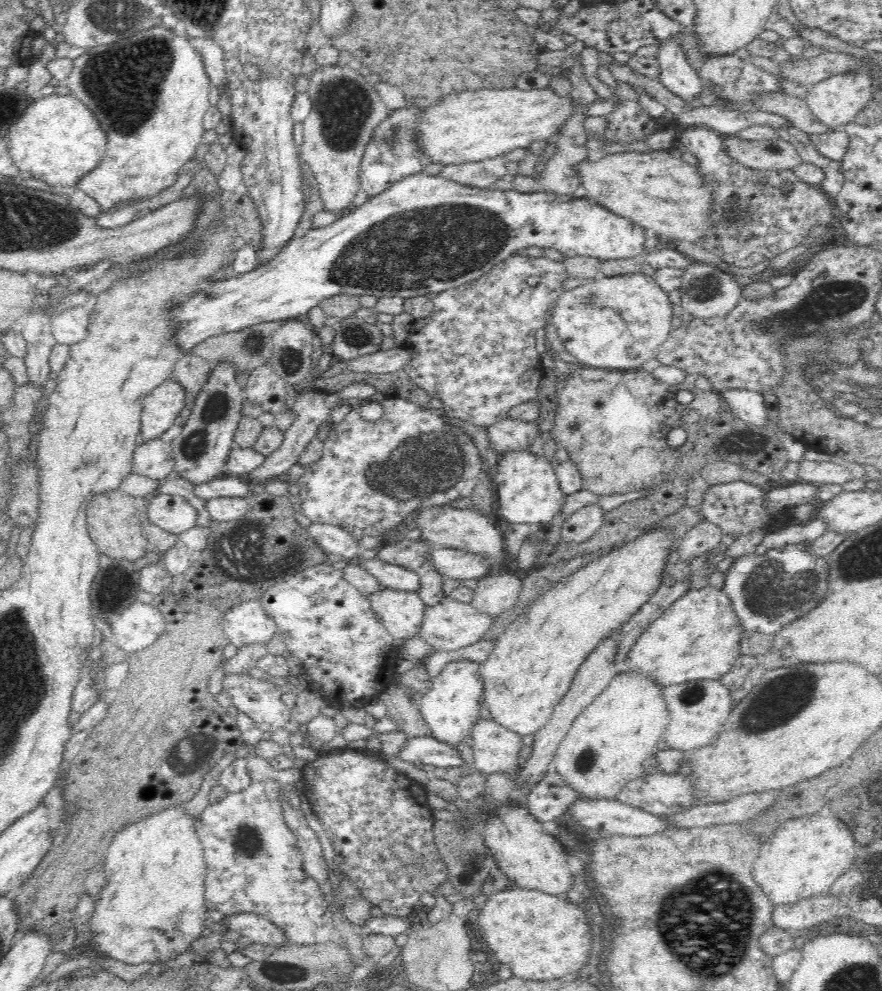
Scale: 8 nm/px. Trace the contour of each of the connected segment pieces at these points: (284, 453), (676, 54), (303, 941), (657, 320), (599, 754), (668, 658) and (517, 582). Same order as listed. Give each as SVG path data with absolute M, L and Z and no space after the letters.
M316 389L295 394L294 397L293 410L296 413L296 420L293 420L292 426L284 431L284 440L278 446L278 450L265 456L264 464L260 464L258 468L246 474L246 480L250 480L252 485L273 481L277 476L284 476L298 462L298 458L304 454L306 446L316 438L319 429L331 422L330 412L340 405L338 393L327 393Z
M664 39L655 57L661 68L658 79L664 87L686 102L698 98L703 82L686 60L682 39Z
M251 755L246 759L248 774L251 778L249 787L240 792L227 793L222 800L211 801L204 811L196 817L196 835L203 847L204 860L207 864L206 884L205 884L205 907L211 910L223 912L226 916L230 914L238 914L242 912L254 912L262 915L266 920L272 921L286 935L286 944L290 945L312 945L322 944L337 939L337 932L334 928L334 918L332 917L332 909L328 907L330 901L324 899L323 892L319 887L318 881L312 878L307 872L304 872L302 851L298 845L296 836L290 831L284 820L282 813L282 803L280 803L280 790L289 788L291 783L296 783L303 779L301 770L286 772L278 771L271 768L270 762L264 760L262 756Z
M642 272L606 278L599 276L586 284L564 292L554 302L551 312L552 324L557 328L559 340L566 351L576 357L580 366L614 368L618 371L640 369L650 358L657 358L658 348L668 340L672 330L672 305L668 293L662 291L655 279Z
M640 672L618 674L612 684L574 720L570 732L559 744L551 769L564 777L564 781L578 796L591 799L614 799L635 778L644 775L643 764L658 752L658 741L668 727L668 710L662 686L648 680Z
M706 585L690 589L672 602L666 612L638 638L624 660L626 670L640 670L666 686L682 684L684 680L720 680L742 655L742 632L745 632L744 627L732 610L732 603L723 587Z
M513 571L484 576L473 585L474 596L471 603L476 609L495 617L518 602L523 583L519 574Z

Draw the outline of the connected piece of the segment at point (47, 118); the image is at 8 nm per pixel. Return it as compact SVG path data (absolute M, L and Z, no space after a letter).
M50 91L39 96L40 100L34 96L34 102L8 129L8 150L20 170L64 192L70 191L82 176L100 164L109 142L94 114L73 94Z

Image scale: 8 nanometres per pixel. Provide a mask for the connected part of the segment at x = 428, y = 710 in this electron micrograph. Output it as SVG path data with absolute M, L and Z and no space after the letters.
M471 660L449 662L433 678L429 692L418 700L418 710L425 724L429 727L431 737L457 748L459 743L468 740L473 725L481 718L480 708L484 703L484 681L480 675L480 663Z

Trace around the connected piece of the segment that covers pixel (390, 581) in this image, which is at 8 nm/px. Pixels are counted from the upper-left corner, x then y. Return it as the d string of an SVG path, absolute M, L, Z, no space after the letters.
M377 556L373 559L366 559L360 563L355 560L354 563L364 567L374 578L380 581L382 588L390 590L405 590L406 592L419 592L420 580L415 571L406 570L404 567L396 564L390 564L380 560Z

